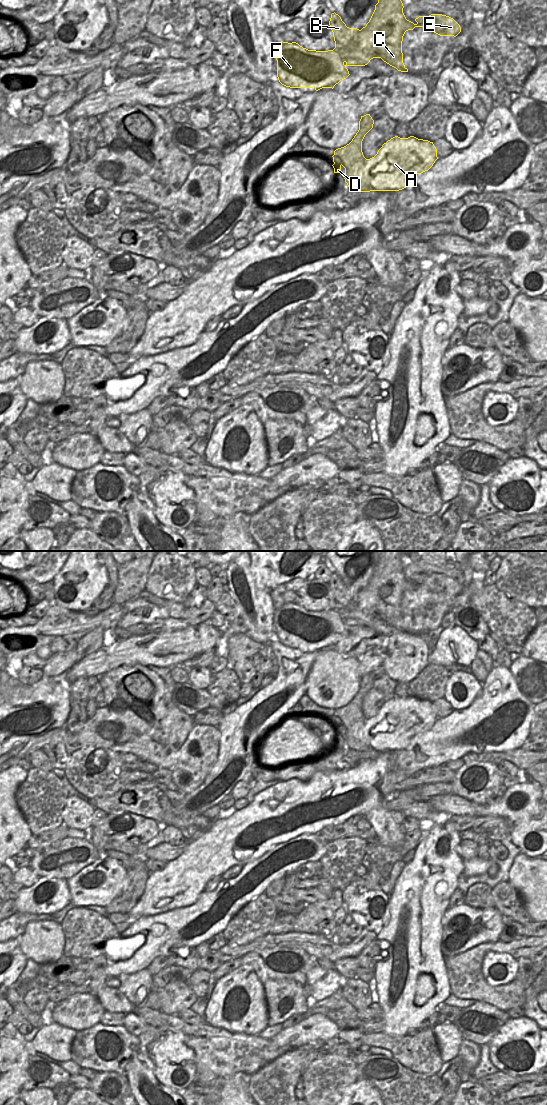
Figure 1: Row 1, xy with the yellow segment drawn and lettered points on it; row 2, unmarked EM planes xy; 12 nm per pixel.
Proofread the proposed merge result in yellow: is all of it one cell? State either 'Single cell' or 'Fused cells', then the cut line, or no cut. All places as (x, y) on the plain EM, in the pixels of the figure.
Fused cells. Split along xy (365, 719), (365, 731), (370, 734), (369, 751).

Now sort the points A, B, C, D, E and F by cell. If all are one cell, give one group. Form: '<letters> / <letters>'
A / B C D E F

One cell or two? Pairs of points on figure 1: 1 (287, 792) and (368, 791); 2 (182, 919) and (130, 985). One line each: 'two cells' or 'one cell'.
1: one cell
2: two cells

